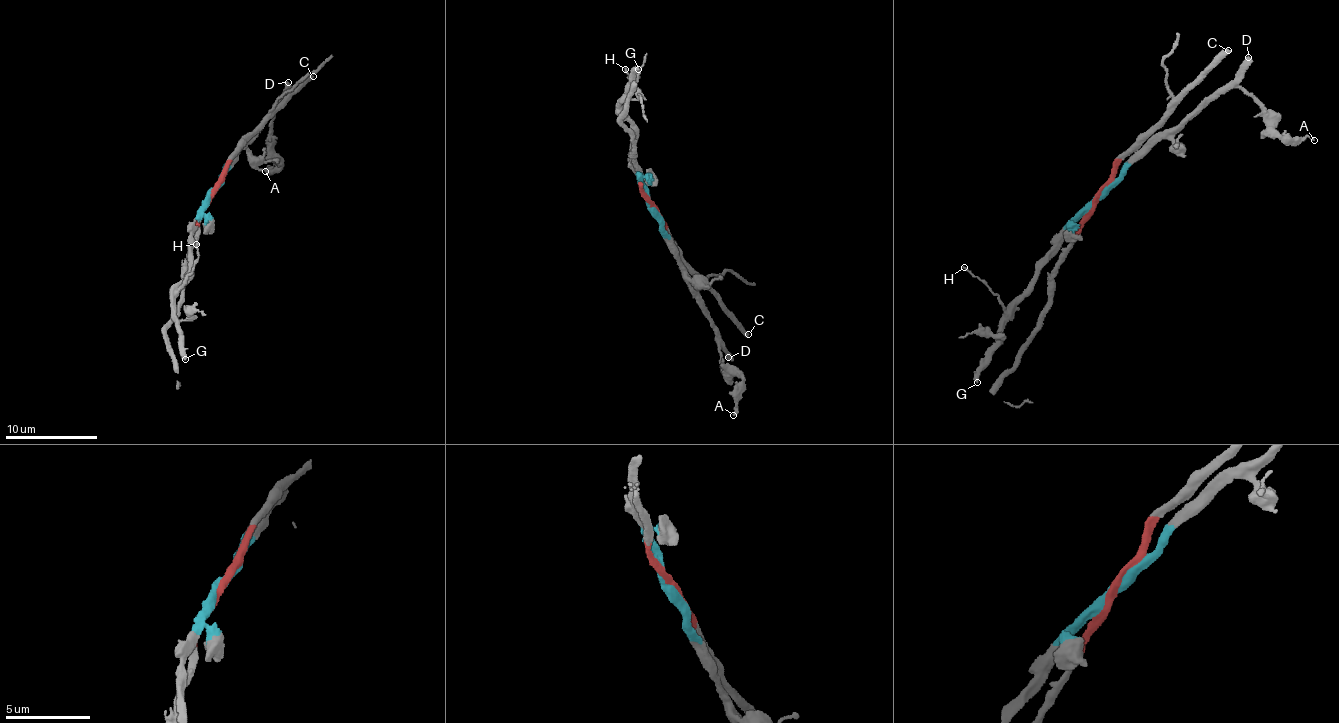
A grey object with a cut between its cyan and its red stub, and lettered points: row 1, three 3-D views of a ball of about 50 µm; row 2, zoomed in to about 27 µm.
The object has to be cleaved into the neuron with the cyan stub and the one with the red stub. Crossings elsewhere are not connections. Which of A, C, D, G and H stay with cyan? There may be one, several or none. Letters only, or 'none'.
A, D, G, H

